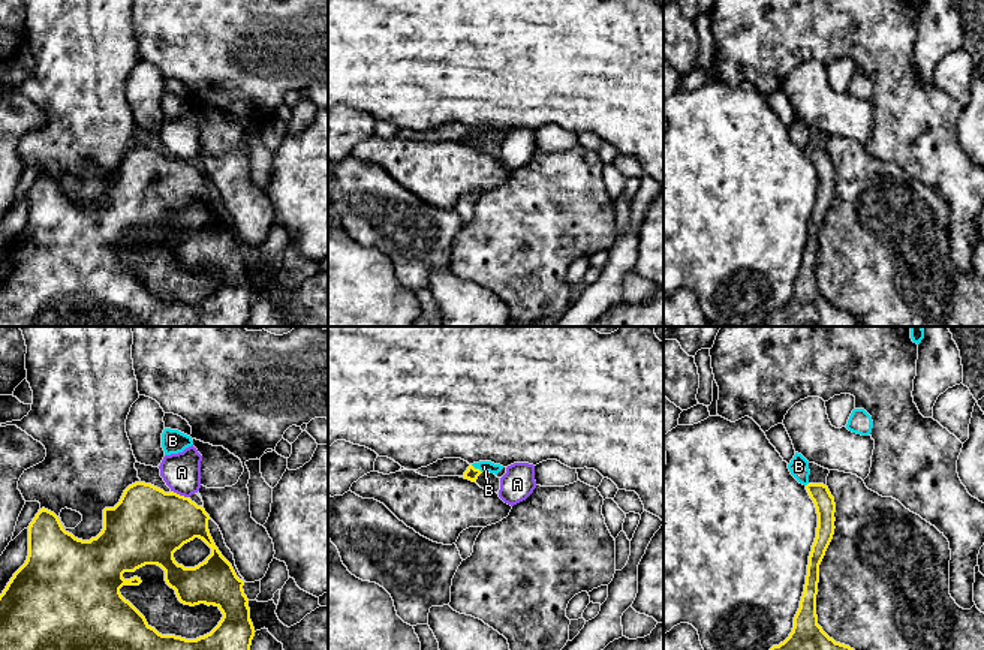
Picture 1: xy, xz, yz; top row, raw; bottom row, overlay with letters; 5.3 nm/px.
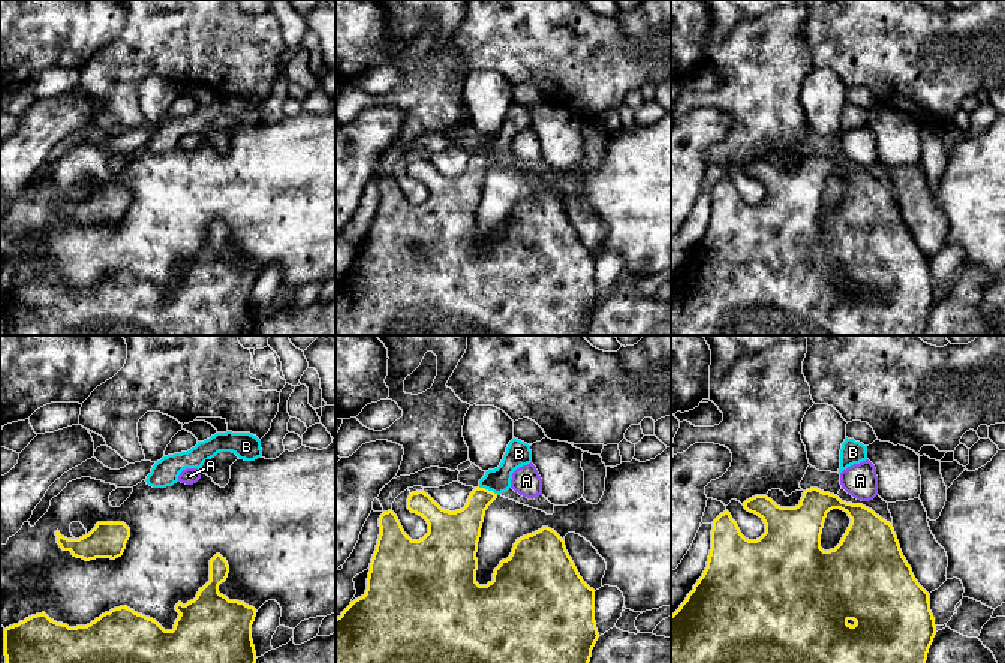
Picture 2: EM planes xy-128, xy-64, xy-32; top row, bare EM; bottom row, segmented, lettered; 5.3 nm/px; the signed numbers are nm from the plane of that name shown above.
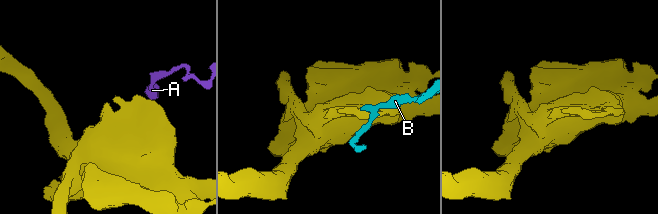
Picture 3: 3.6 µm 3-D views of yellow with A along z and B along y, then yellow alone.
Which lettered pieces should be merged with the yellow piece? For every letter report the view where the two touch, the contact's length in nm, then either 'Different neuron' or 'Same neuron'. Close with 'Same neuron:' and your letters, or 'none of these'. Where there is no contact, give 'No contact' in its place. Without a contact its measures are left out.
A: Touches yellow in xy. Shared border 100 nm. Different neuron
B: Touches yellow in xz. Shared border 80 nm. Different neuron
Same neuron: none of these

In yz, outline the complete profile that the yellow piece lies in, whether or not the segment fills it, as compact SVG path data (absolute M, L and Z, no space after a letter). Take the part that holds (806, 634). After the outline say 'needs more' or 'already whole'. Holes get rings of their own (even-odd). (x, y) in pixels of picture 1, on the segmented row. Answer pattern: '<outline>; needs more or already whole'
M807 484L806 490L816 508L818 527L809 556L804 592L794 617L792 632L783 643L773 646L770 650L854 650L849 646L836 643L818 625L816 595L819 565L834 535L836 503L828 487L824 484Z; already whole

